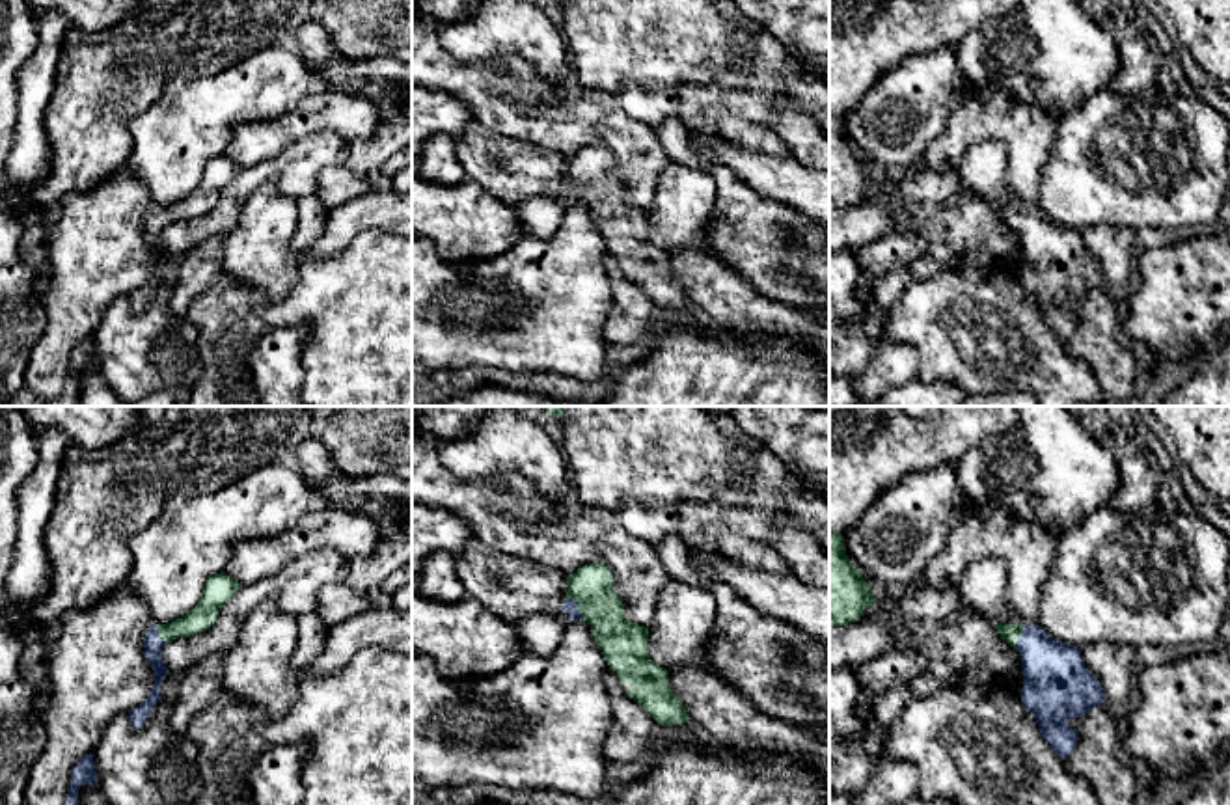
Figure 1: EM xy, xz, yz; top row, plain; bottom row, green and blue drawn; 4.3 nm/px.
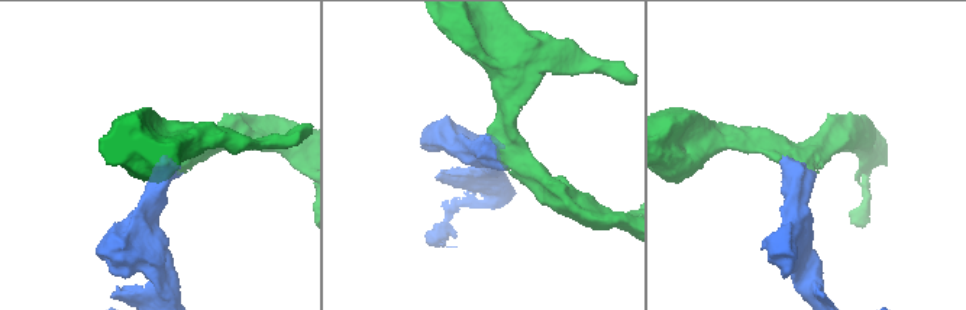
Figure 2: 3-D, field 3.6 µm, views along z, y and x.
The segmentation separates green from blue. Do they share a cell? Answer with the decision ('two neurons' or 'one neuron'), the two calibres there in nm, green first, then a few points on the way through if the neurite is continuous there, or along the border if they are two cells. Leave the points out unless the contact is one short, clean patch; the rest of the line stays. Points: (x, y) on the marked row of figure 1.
one neuron | 200/70 nm

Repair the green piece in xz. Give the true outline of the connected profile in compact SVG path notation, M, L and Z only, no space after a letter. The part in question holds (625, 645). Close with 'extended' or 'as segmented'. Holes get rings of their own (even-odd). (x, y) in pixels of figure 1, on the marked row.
M593 563L568 576L567 602L561 609L570 621L591 626L609 669L632 688L637 701L662 727L682 725L690 714L669 686L667 669L649 658L649 628L624 617L622 598L604 563Z | extended

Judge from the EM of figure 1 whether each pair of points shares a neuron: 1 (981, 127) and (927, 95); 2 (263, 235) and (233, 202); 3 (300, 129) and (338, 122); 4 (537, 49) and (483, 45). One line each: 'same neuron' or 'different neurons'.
1: different neurons
2: different neurons
3: same neuron
4: same neuron

